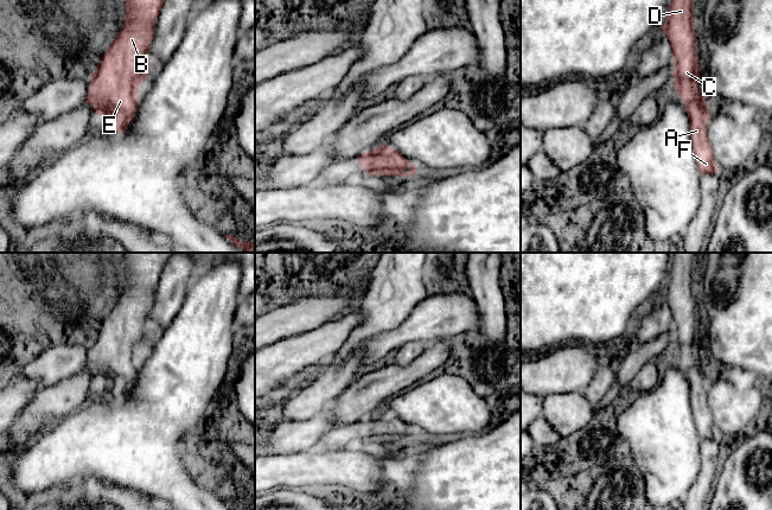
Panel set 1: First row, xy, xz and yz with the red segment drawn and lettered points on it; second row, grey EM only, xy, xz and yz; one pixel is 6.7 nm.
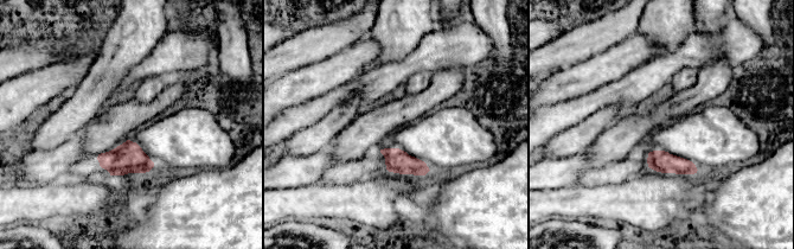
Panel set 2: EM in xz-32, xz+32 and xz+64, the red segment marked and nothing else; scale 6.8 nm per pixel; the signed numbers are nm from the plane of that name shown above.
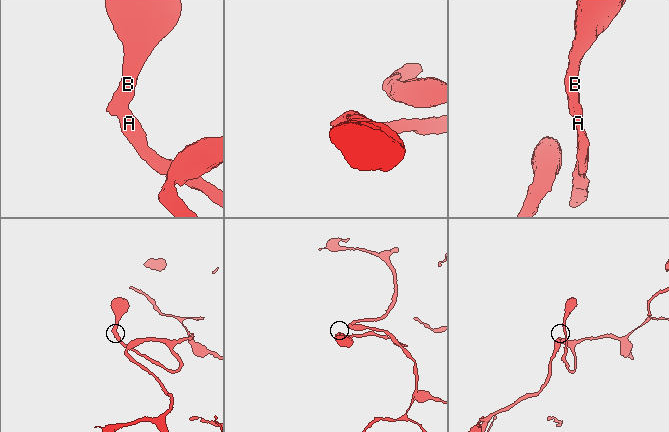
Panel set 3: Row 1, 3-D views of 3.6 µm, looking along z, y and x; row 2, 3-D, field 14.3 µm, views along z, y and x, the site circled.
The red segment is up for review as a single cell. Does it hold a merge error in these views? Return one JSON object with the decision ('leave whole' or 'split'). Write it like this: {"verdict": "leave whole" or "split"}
{"verdict": "leave whole"}

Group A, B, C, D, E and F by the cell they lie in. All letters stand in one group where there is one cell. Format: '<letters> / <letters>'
A B C D E F

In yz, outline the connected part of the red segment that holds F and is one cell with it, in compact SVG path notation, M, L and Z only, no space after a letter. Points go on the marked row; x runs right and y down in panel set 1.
M672 0L662 31L672 47L674 87L682 100L690 121L690 136L694 157L700 174L719 171L707 135L710 111L701 94L700 64L696 55L696 32L693 0Z

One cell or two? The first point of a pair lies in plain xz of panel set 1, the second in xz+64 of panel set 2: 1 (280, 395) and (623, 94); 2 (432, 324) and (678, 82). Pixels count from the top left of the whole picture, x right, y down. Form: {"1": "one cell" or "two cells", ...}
{"1": "one cell", "2": "two cells"}

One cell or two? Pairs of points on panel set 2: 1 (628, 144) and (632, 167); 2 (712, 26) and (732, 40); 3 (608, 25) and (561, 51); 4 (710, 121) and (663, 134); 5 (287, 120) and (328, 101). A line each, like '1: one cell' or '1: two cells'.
1: two cells
2: two cells
3: one cell
4: one cell
5: one cell

